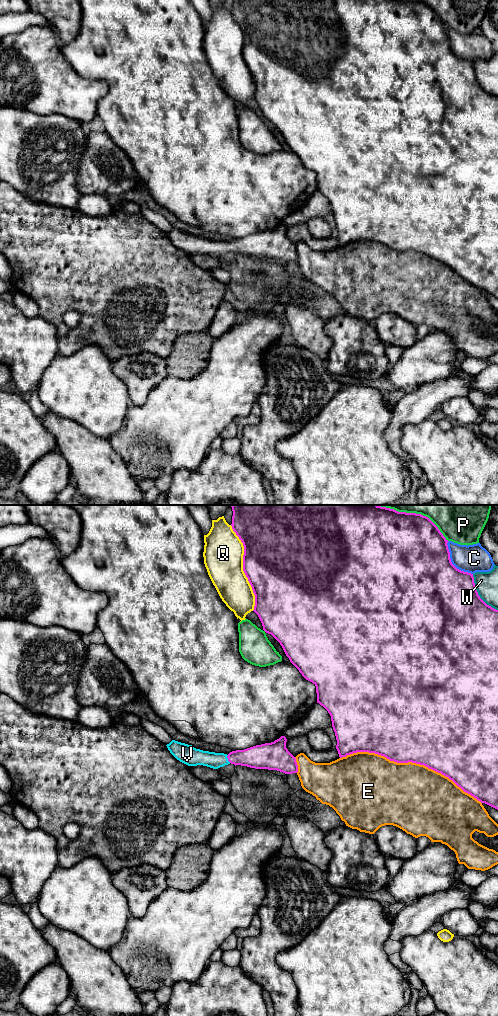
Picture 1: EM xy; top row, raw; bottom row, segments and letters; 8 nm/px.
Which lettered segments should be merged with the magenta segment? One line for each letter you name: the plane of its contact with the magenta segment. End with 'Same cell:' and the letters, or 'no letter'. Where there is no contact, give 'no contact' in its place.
V: meets magenta in xy
Same cell: V

